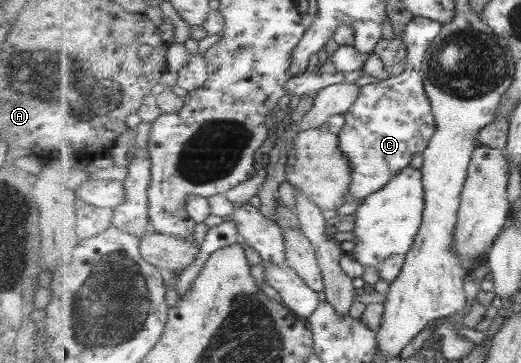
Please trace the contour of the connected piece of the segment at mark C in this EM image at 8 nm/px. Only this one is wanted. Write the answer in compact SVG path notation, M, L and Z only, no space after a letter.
M414 16L414 19L407 25L405 34L401 37L407 45L408 67L401 76L393 76L385 81L371 83L361 87L361 96L351 107L351 110L344 113L345 124L339 130L340 147L347 156L351 165L351 187L348 193L348 201L355 198L365 199L369 195L381 191L401 171L411 165L411 159L415 153L424 152L430 145L430 139L438 129L437 120L434 116L434 109L431 108L431 99L427 96L426 85L421 69L423 68L424 57L431 48L435 39L442 33L444 26L441 23Z

